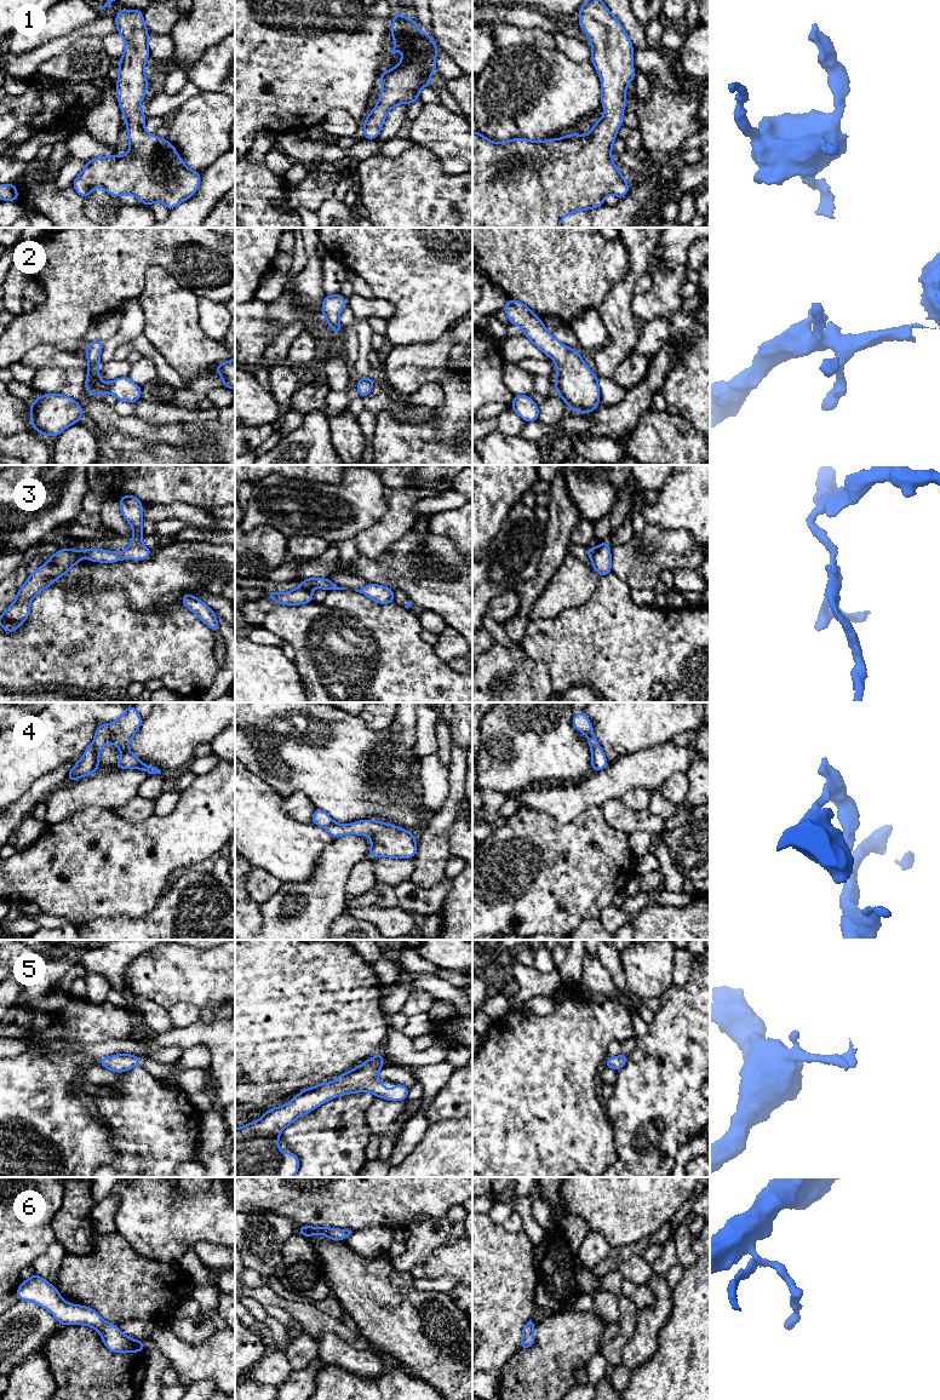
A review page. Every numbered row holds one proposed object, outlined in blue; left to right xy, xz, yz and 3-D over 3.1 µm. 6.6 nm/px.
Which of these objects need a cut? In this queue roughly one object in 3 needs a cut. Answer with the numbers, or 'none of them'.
3, 4

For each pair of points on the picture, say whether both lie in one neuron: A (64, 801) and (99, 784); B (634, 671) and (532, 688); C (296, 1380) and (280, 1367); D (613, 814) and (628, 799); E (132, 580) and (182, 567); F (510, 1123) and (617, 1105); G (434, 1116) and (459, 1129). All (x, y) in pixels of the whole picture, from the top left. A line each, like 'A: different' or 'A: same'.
A: same
B: different
C: different
D: different
E: same
F: different
G: different

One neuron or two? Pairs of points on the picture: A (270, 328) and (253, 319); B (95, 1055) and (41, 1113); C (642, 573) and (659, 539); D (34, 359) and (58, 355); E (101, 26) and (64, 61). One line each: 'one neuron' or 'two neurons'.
A: one neuron
B: two neurons
C: one neuron
D: one neuron
E: two neurons

